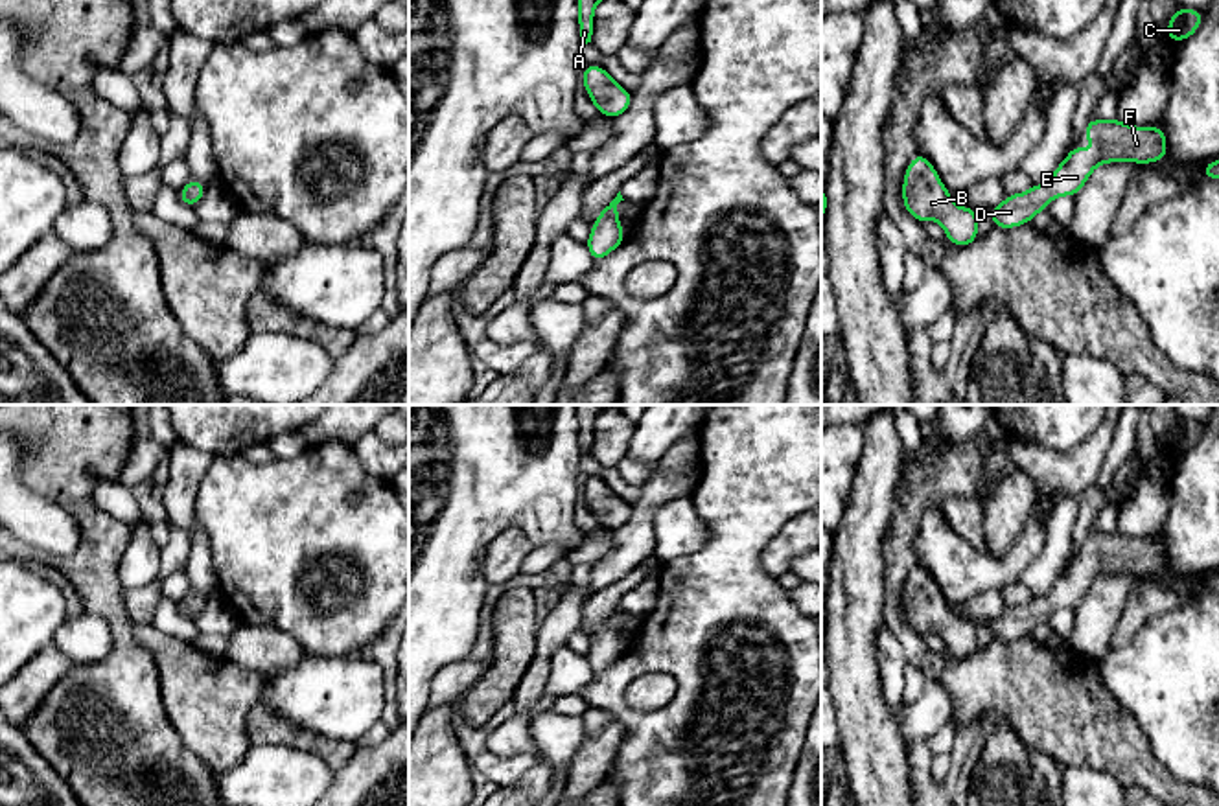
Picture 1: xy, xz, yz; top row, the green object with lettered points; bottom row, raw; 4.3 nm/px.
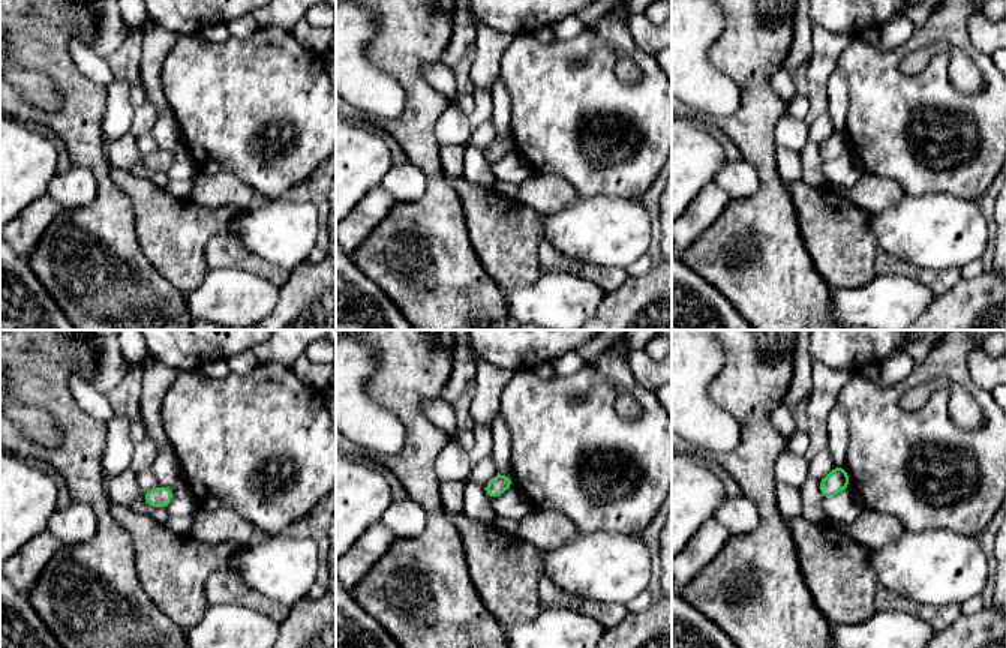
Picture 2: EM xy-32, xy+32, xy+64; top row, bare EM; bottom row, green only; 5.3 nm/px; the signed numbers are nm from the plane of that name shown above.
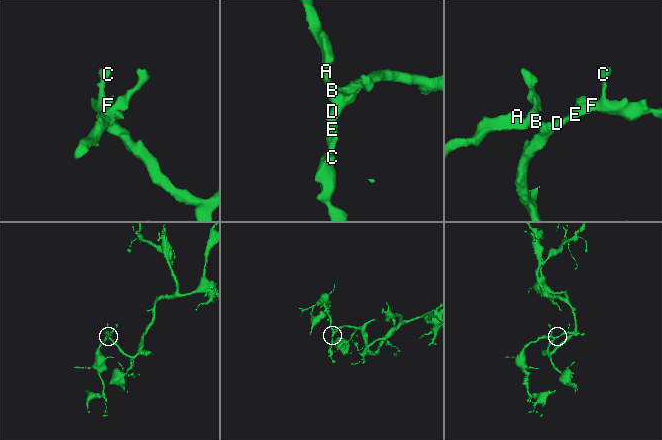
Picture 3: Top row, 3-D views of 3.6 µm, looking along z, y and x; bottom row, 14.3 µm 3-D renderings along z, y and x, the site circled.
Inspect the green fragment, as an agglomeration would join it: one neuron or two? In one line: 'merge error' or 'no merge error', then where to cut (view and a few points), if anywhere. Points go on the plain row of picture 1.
no merge error; cut none

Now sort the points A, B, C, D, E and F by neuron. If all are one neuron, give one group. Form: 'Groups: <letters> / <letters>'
Groups: A B C D E F

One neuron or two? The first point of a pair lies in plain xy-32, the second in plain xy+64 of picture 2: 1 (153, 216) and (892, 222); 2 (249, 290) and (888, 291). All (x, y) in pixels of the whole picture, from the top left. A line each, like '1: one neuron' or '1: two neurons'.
1: two neurons
2: one neuron

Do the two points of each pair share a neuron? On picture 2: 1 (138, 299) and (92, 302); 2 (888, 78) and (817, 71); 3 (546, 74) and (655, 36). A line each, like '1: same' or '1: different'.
1: same
2: different
3: different

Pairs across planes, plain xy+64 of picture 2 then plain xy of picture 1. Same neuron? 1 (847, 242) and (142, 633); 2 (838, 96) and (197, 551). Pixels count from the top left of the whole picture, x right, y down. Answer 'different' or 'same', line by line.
1: same
2: same

